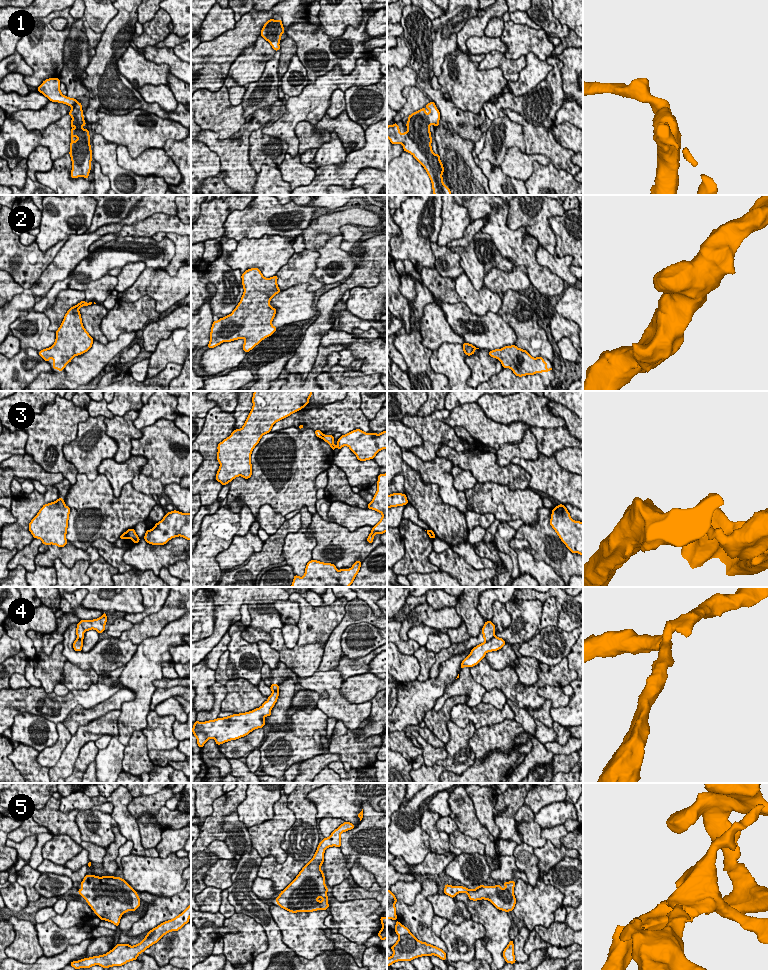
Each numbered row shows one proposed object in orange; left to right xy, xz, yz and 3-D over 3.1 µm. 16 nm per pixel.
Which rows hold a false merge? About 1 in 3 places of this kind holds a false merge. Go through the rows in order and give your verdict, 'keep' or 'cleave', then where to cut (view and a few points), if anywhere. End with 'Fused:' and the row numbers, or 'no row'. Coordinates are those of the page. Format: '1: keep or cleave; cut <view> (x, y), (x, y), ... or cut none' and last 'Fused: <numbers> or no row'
1: keep; cut none
2: keep; cut none
3: cleave; cut yz (429, 530), (433, 537)
4: cleave; cut yz (494, 635), (485, 641)
5: keep; cut none
Fused: 3, 4

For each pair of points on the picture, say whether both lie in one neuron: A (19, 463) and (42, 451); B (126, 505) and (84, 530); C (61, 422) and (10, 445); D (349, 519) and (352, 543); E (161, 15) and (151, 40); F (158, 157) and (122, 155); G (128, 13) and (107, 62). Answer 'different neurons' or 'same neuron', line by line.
A: different neurons
B: same neuron
C: different neurons
D: different neurons
E: same neuron
F: same neuron
G: same neuron

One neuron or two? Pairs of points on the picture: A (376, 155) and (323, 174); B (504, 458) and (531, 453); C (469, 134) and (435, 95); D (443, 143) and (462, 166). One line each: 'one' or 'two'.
A: one
B: one
C: one
D: one

